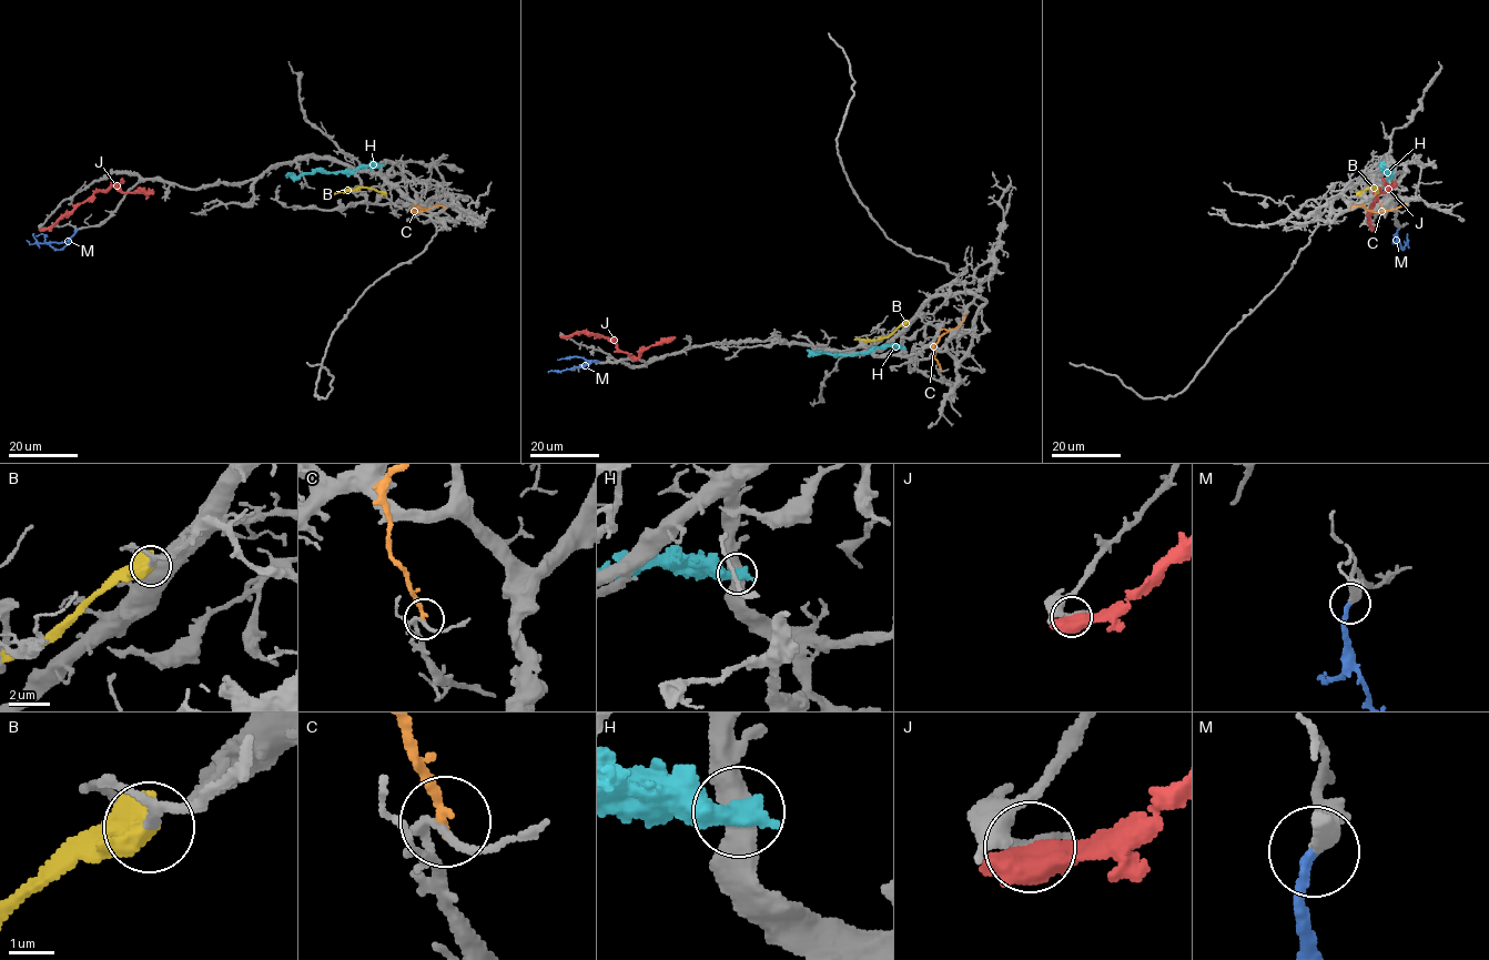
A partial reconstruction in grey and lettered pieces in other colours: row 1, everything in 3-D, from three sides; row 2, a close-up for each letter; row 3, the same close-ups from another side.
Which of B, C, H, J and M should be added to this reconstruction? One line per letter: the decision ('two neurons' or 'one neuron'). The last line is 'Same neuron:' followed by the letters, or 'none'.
B: two neurons
C: two neurons
H: two neurons
J: two neurons
M: one neuron
Same neuron: M

